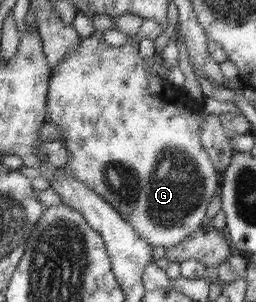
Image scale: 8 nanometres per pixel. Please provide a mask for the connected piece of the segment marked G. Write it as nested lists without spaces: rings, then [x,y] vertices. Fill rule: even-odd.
[[[137,34],[129,36],[132,36],[134,42],[128,42],[122,47],[110,47],[110,44],[106,43],[101,37],[89,36],[83,39],[78,51],[70,51],[70,54],[66,55],[62,62],[54,67],[54,77],[49,84],[46,119],[47,123],[54,123],[64,131],[62,142],[64,142],[71,159],[62,169],[71,170],[74,178],[85,183],[89,188],[93,188],[98,195],[113,204],[121,212],[124,219],[133,225],[138,235],[141,235],[142,238],[149,241],[150,244],[154,244],[154,246],[167,249],[177,246],[180,242],[185,242],[190,236],[196,234],[198,227],[202,225],[202,219],[206,217],[206,205],[216,195],[216,189],[218,189],[218,173],[216,173],[217,169],[214,169],[216,165],[212,165],[213,161],[210,161],[212,157],[208,157],[206,151],[200,145],[202,124],[204,124],[205,120],[205,115],[202,111],[204,110],[205,98],[200,101],[188,100],[185,94],[177,87],[170,89],[170,95],[158,95],[158,93],[164,91],[162,81],[160,81],[160,77],[149,75],[146,69],[146,55],[142,55],[142,51],[139,50],[138,46],[141,37]],[[196,112],[202,113],[202,116],[197,117]]]

